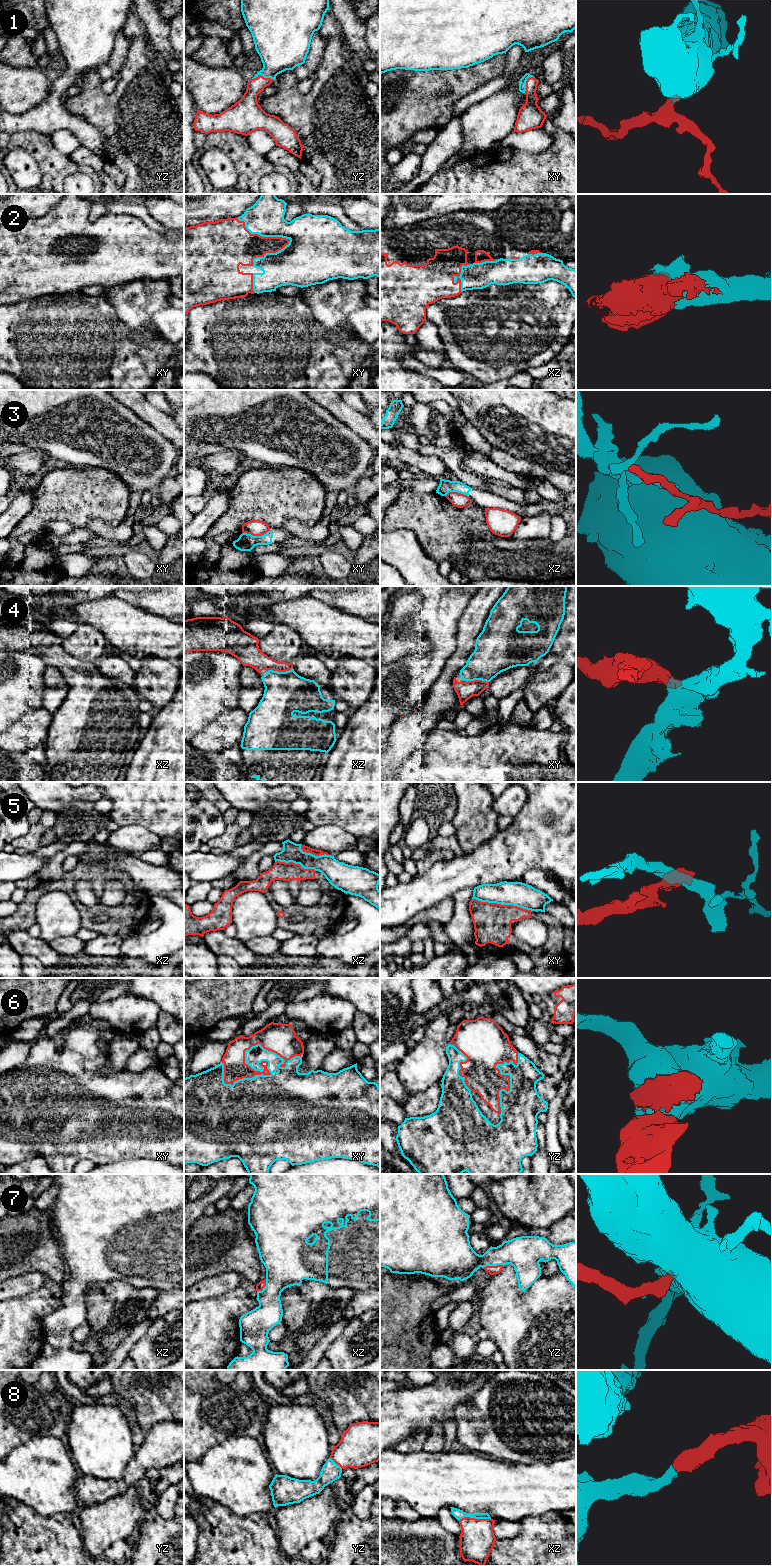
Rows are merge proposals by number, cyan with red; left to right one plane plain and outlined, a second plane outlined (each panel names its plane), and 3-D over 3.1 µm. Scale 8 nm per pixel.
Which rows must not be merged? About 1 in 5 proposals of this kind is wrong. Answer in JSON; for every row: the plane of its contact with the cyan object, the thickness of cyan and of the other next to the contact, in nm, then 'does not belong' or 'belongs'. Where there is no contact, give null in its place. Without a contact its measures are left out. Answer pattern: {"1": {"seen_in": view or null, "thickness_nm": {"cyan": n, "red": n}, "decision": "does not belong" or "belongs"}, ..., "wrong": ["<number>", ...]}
{"1": {"seen_in": "yz", "thickness_nm": {"cyan": 340, "red": 150}, "decision": "belongs"}, "2": {"seen_in": "xy", "thickness_nm": {"cyan": 280, "red": 340}, "decision": "belongs"}, "3": {"seen_in": "xy", "thickness_nm": {"cyan": 140, "red": 130}, "decision": "does not belong"}, "4": {"seen_in": "xz", "thickness_nm": {"cyan": 340, "red": 160}, "decision": "belongs"}, "5": {"seen_in": "xy", "thickness_nm": {"cyan": 200, "red": 300}, "decision": "does not belong"}, "6": {"seen_in": "xy", "thickness_nm": {"cyan": 150, "red": 200}, "decision": "belongs"}, "7": {"seen_in": "yz", "thickness_nm": {"cyan": 260, "red": 70}, "decision": "belongs"}, "8": {"seen_in": "xz", "thickness_nm": {"cyan": 80, "red": 280}, "decision": "belongs"}, "wrong": ["3", "5"]}

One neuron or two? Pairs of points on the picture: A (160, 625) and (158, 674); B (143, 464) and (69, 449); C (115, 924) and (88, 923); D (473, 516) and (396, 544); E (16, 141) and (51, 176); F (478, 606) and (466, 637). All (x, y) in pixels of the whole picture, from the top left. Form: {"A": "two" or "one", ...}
{"A": "two", "B": "one", "C": "one", "D": "two", "E": "one", "F": "one"}

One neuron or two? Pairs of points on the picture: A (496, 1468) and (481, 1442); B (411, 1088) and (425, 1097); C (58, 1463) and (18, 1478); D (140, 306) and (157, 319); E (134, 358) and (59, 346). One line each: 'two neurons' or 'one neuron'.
A: two neurons
B: two neurons
C: one neuron
D: two neurons
E: one neuron

